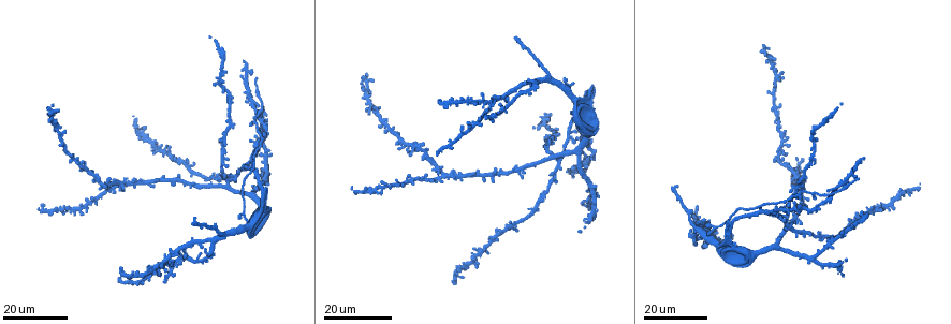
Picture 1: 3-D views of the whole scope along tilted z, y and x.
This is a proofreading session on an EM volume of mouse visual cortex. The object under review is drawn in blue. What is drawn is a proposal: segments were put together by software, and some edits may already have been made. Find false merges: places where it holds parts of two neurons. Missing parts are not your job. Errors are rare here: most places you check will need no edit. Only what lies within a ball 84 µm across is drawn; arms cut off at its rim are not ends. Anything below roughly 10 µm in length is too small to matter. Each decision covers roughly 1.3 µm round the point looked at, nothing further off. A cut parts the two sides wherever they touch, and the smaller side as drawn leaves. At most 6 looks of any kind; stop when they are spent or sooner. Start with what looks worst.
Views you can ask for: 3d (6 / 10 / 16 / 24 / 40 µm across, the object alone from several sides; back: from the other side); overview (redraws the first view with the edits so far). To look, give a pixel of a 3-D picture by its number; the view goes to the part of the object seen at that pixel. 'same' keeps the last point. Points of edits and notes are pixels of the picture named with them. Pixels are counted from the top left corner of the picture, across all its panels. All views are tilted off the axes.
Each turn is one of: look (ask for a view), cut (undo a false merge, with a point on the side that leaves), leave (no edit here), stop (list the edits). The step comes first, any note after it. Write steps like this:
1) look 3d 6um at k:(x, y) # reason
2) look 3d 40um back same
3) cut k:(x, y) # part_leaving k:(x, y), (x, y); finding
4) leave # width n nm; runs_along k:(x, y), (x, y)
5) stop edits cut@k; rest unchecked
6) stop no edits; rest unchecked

look 3d 16um at 1:(260, 106) # small branch off a trunk

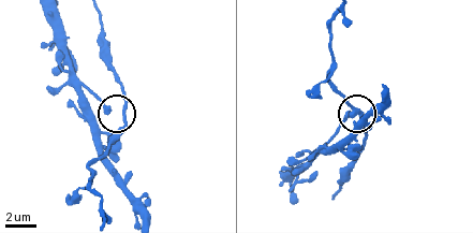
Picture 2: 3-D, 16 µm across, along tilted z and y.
look 3d 6um at 2:(126, 120) # closer look

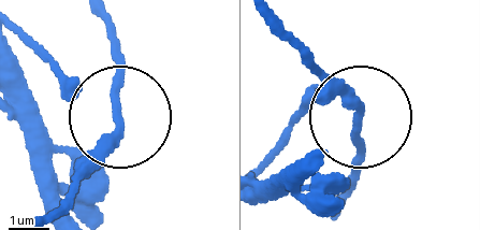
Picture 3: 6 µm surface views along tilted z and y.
leave # runs_along 3:(19, 34), (115, 113), (115, 40); one neuron here

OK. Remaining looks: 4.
look 3d 24um at 1:(797, 196) # three arms meet

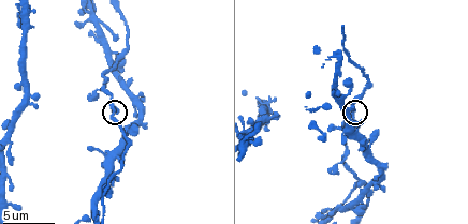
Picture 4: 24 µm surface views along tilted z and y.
look 3d 10um at 4:(115, 108) # closer look

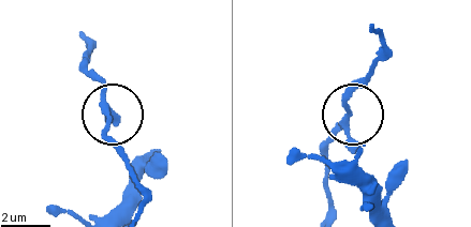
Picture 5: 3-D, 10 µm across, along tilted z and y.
leave # width 180 nm; runs_along 5:(85, 33), (85, 70), (128, 171); all the same neuron

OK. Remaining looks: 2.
look 3d 10um at 4:(105, 79) # sudden change in width

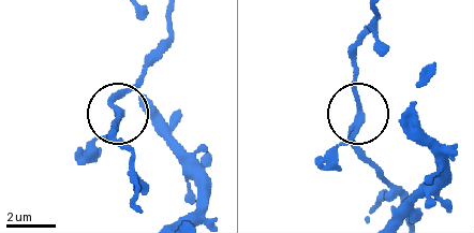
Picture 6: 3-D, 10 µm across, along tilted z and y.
leave # width 200 nm; continuous, no second neuron

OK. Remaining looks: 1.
stop no edits; rest unchecked

